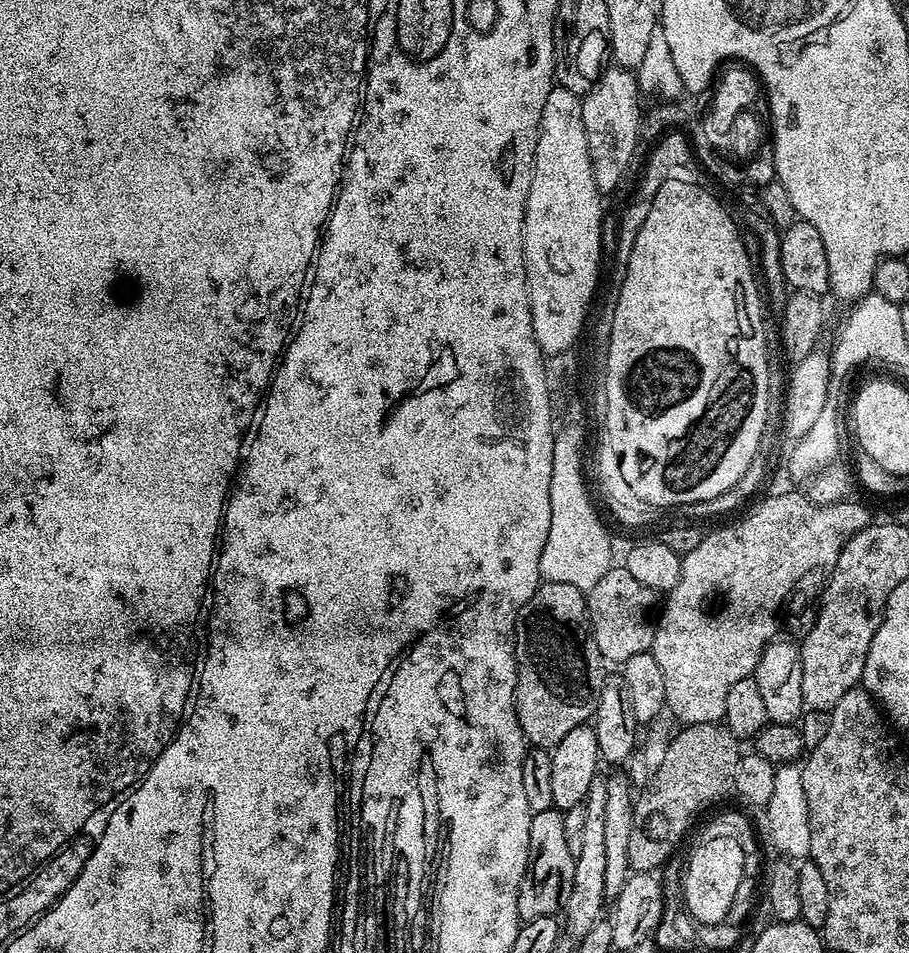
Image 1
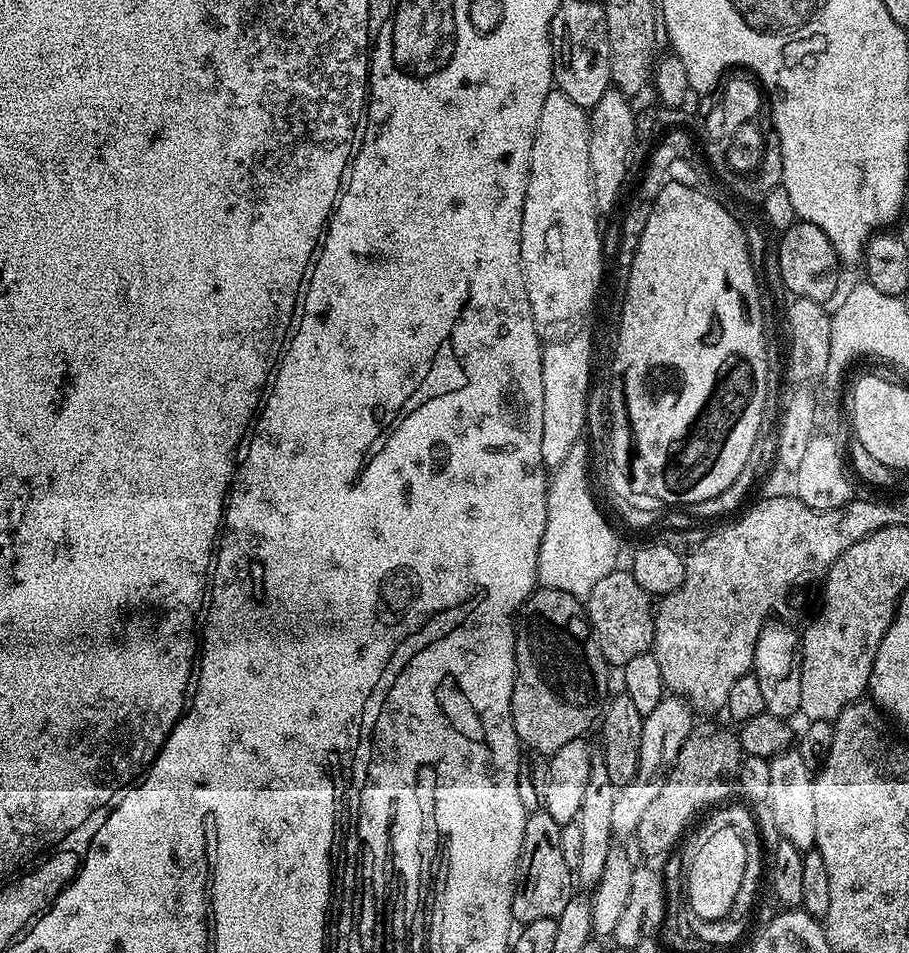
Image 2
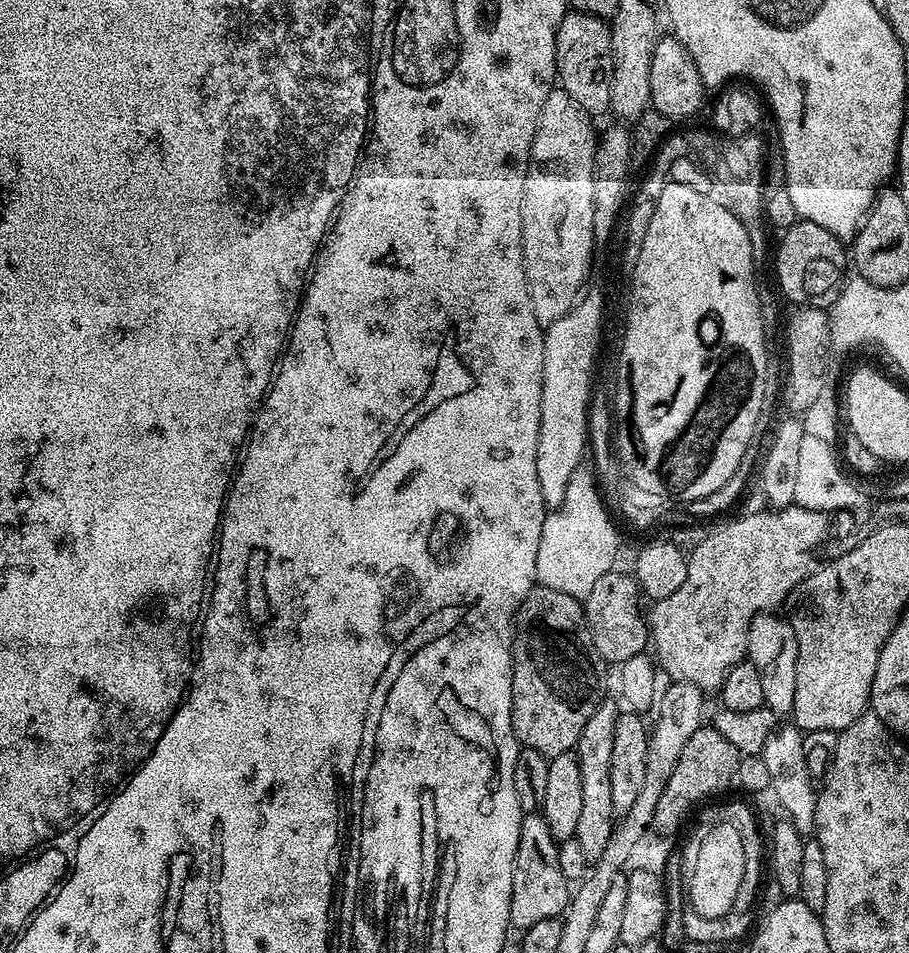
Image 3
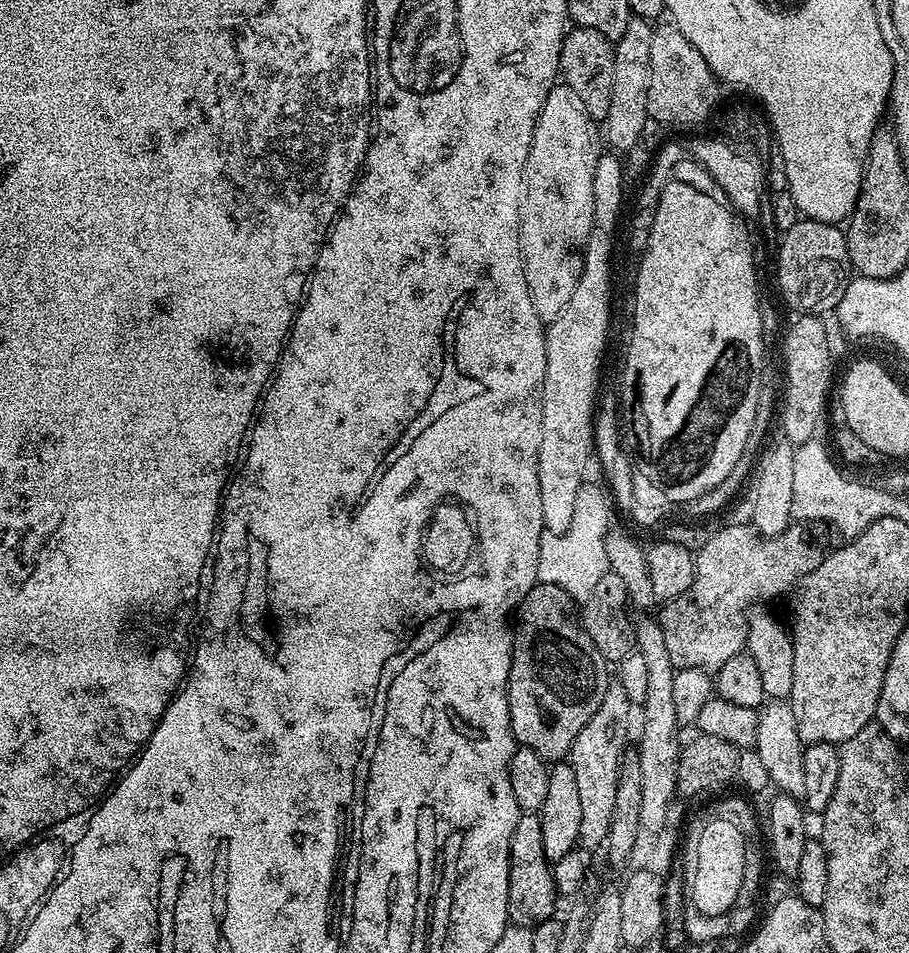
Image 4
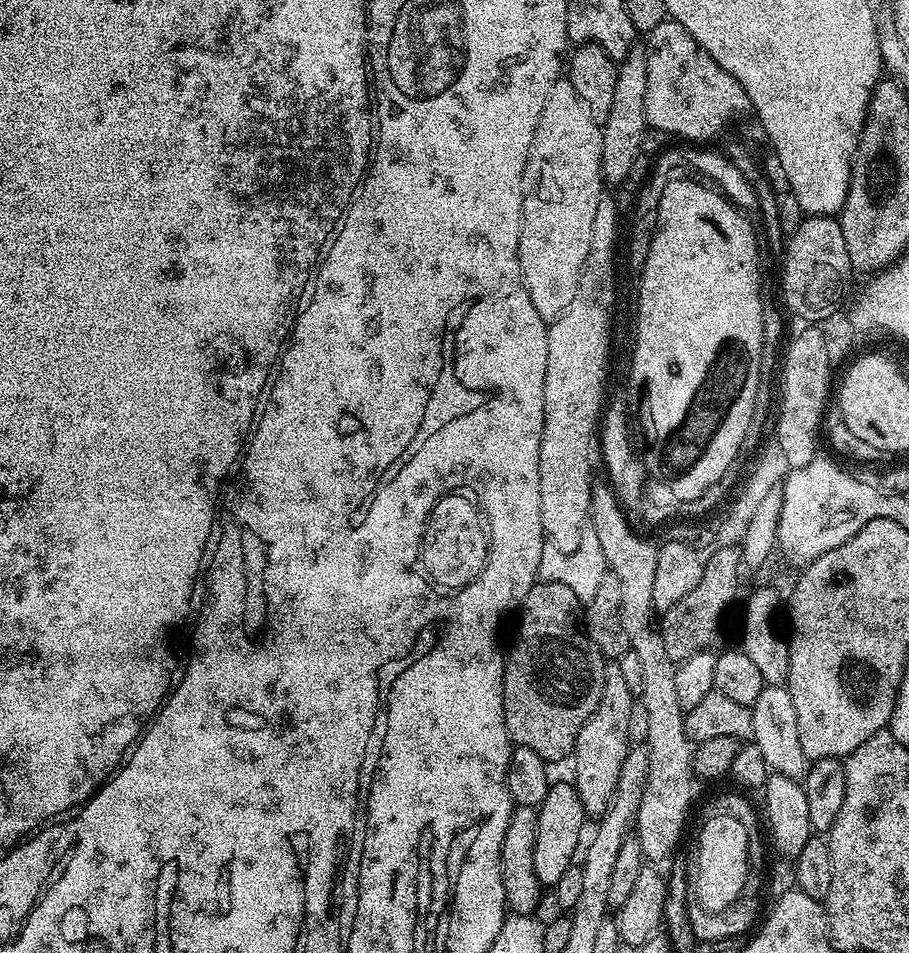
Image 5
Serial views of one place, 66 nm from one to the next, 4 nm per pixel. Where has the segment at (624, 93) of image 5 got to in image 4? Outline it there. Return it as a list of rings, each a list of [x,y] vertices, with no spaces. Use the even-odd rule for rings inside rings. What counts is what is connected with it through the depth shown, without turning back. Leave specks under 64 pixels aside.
[[[639,18],[629,19],[626,34],[615,41],[614,87],[610,90],[610,110],[602,122],[602,136],[609,149],[620,154],[627,152],[638,142],[642,126],[650,119],[646,106],[646,93],[650,90],[650,42],[653,25]]]

